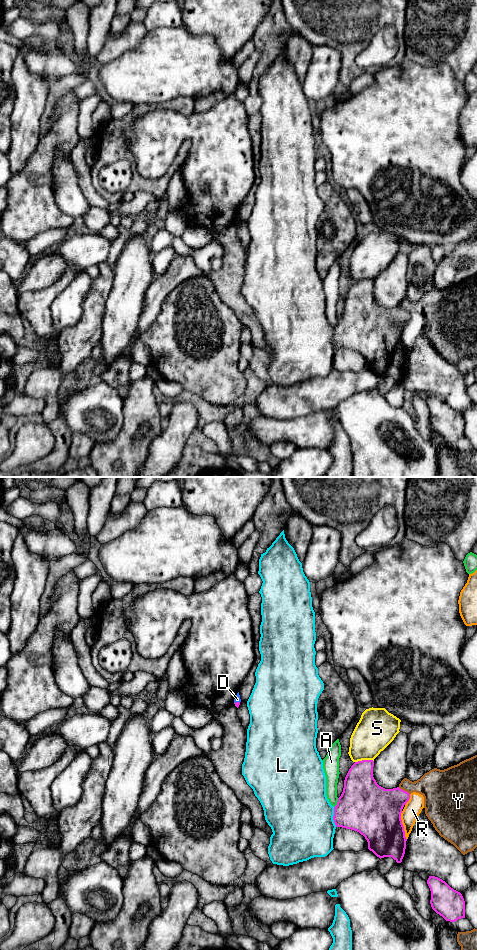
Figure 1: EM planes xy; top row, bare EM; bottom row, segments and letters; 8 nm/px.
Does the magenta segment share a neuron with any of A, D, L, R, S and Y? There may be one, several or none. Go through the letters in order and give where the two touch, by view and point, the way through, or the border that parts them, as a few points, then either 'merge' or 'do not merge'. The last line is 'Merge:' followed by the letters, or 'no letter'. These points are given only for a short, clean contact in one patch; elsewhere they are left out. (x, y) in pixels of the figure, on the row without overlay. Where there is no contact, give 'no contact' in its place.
A: contact xy (337, 323); border xy (338, 318), (337, 324), (334, 327); do not merge
D: contact xy (236, 222); border xy (239, 221), (234, 223); do not merge
L: contact xy (333, 337); do not merge
R: contact xy (402, 345); do not merge
S: contact xy (364, 280); do not merge
Y: contact xy (403, 310); do not merge
Merge: no letter

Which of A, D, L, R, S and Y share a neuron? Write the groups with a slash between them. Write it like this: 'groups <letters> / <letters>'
groups A / D / L / R / S / Y

